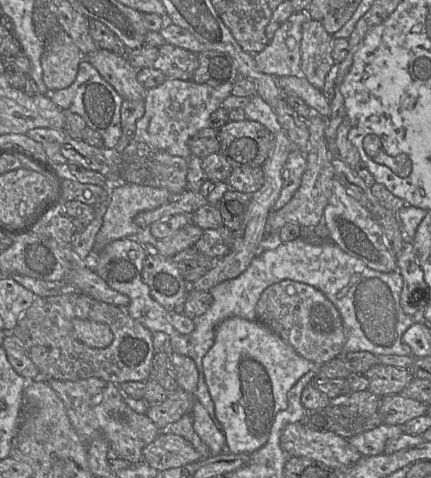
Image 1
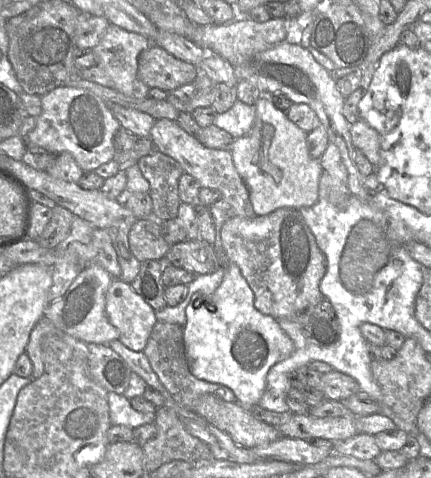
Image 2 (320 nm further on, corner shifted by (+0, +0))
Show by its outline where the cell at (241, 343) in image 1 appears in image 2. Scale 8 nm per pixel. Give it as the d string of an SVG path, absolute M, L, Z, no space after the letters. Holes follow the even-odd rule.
M229 263L220 286L212 294L195 293L186 308L184 346L192 375L202 381L226 386L233 391L237 402L244 408L258 405L266 388L269 370L288 358L294 351L292 339L281 328L277 319L262 314L254 306L254 293L243 277L240 268Z

